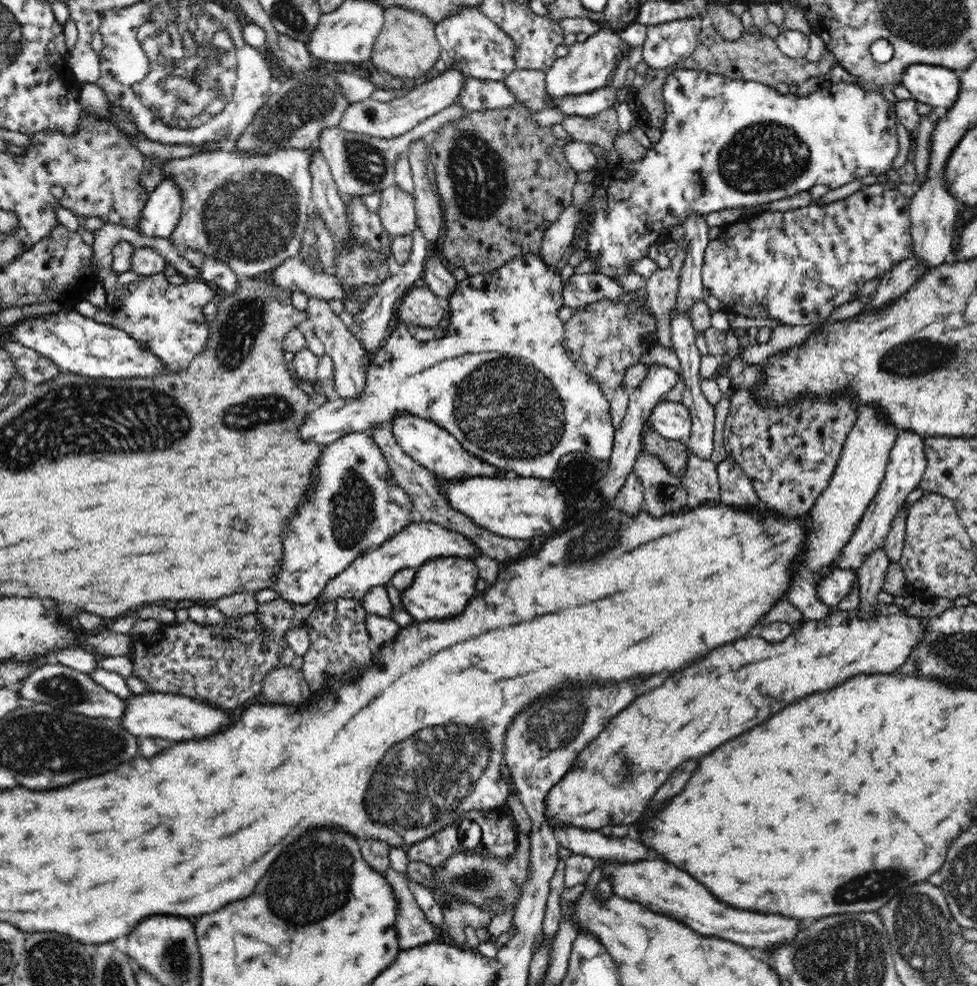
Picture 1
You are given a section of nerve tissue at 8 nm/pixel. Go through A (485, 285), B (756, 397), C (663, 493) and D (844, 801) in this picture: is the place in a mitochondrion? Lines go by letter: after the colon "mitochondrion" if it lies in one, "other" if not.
A: other
B: other
C: mitochondrion
D: other

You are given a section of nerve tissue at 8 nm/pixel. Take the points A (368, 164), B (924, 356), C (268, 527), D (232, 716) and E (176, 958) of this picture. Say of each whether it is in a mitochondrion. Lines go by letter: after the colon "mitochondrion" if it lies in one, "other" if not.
A: mitochondrion
B: mitochondrion
C: other
D: other
E: mitochondrion

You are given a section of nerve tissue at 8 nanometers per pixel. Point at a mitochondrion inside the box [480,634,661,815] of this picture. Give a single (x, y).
(551, 727)

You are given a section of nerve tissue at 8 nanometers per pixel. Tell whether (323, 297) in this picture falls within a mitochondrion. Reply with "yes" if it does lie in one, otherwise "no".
no

